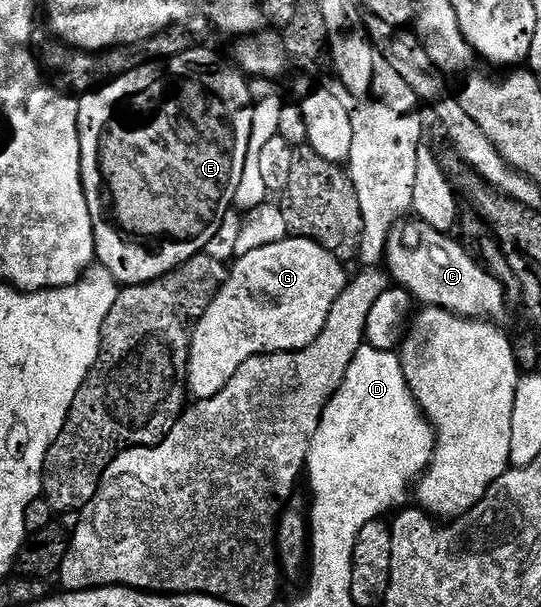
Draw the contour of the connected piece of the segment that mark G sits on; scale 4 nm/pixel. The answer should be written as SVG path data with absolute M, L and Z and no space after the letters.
M297 235L238 257L192 331L186 391L195 400L208 400L249 358L265 352L296 352L312 344L349 279L339 260L316 240Z

